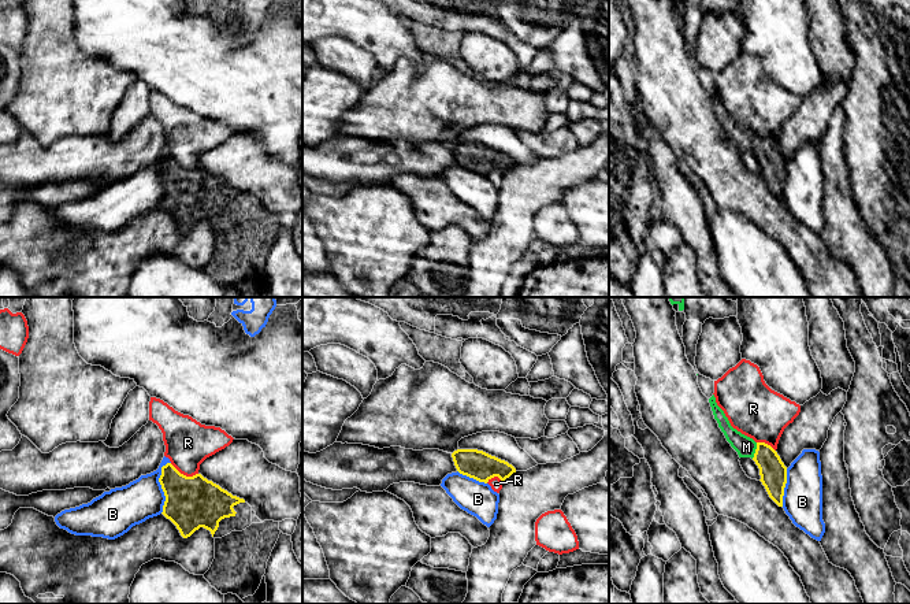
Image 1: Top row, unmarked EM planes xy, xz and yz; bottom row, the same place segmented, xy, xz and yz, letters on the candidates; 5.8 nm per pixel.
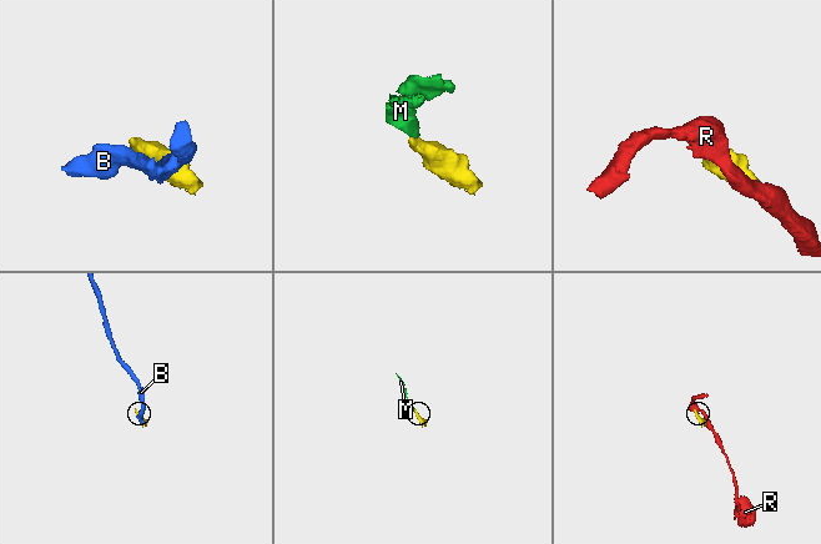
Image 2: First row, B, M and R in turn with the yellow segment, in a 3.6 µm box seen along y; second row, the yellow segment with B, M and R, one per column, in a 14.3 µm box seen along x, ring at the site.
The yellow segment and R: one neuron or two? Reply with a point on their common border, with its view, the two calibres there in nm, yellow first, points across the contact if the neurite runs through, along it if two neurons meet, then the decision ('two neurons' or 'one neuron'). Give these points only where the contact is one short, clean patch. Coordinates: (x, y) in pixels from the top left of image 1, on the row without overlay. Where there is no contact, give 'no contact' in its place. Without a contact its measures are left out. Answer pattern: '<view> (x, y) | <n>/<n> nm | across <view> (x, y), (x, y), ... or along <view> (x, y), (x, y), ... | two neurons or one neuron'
xy (182, 167) | 300/280 nm | two neurons

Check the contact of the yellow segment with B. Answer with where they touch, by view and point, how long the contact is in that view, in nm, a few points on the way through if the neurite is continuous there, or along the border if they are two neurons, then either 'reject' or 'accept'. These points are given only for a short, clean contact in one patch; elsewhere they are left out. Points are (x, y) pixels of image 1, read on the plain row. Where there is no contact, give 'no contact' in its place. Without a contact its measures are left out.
xy (162, 180) | 300 nm | reject

